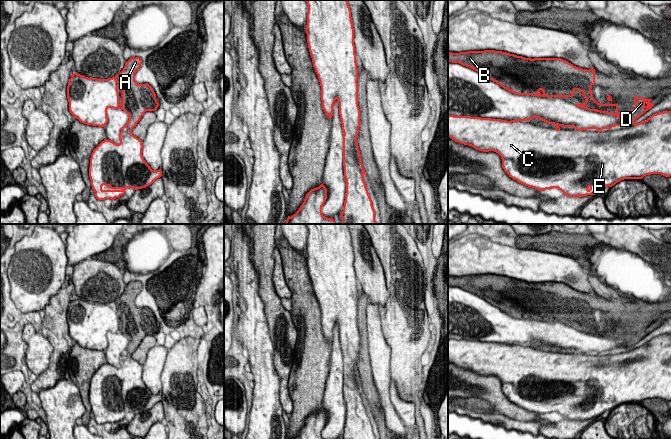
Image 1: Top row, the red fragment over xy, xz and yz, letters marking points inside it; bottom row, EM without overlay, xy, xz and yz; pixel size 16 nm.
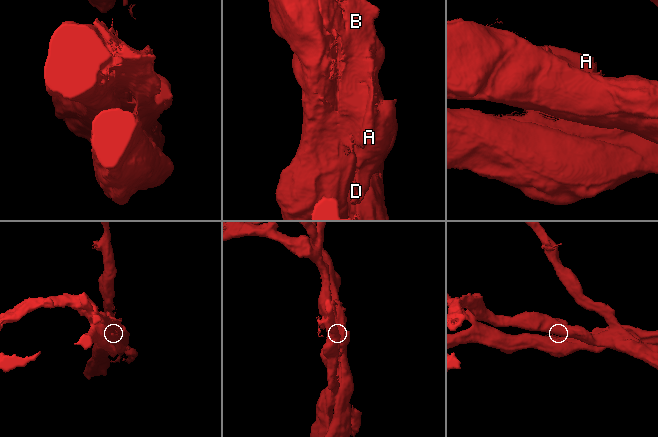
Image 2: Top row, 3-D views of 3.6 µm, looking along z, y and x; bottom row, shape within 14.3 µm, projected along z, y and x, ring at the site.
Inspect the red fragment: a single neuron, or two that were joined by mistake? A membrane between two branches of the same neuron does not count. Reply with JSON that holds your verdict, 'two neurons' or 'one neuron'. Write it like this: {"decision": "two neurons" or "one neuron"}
{"decision": "two neurons"}

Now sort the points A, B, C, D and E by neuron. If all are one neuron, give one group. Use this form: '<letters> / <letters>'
A B D / C E

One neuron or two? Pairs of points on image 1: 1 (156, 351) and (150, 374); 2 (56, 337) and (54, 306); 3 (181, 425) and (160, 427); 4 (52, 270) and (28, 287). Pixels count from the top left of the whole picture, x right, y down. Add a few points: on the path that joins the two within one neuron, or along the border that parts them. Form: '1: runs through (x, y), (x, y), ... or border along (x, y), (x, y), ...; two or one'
1: runs through (156, 357), (152, 368); one
2: runs through (55, 329), (55, 314); one
3: border along (164, 421), (167, 428); two
4: runs through (46, 270), (34, 281); one

